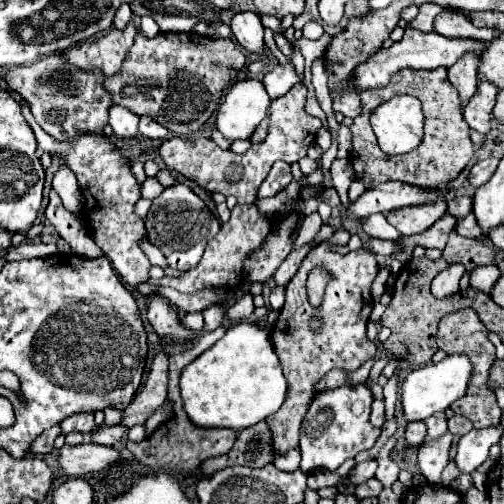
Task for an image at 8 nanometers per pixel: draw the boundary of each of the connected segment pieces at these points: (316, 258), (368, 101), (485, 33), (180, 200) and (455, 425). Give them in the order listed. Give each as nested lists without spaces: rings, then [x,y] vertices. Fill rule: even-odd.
[[[337,230],[333,234],[333,238],[315,246],[305,256],[297,274],[291,278],[291,282],[285,288],[285,292],[287,292],[285,306],[281,308],[279,320],[271,330],[273,350],[281,360],[283,374],[289,384],[285,402],[273,416],[267,418],[275,456],[283,456],[287,450],[293,450],[299,446],[301,422],[303,422],[313,398],[317,396],[317,390],[315,390],[317,384],[329,370],[337,368],[343,372],[355,372],[355,370],[359,370],[359,366],[363,362],[375,358],[377,348],[367,338],[365,328],[367,328],[367,320],[369,320],[369,314],[373,308],[371,282],[379,270],[379,264],[377,264],[375,254],[367,248],[359,248],[359,250],[353,250],[347,254],[339,254],[339,252],[331,250],[333,246],[345,246],[347,240],[349,240],[349,232]],[[315,266],[325,266],[333,274],[333,280],[325,288],[325,302],[321,302],[321,306],[309,304],[309,296],[307,296],[307,288],[305,288],[307,274]],[[313,316],[319,316],[325,322],[323,330],[319,334],[311,332],[311,328],[309,328],[309,320]]]
[[[405,68],[405,72],[397,72],[397,76],[393,76],[393,80],[385,88],[361,92],[361,116],[353,120],[351,132],[353,132],[351,162],[355,168],[355,178],[365,186],[377,186],[383,182],[401,180],[417,186],[427,186],[427,188],[429,186],[445,188],[447,182],[453,180],[467,166],[467,162],[473,158],[475,152],[473,142],[469,140],[469,126],[465,124],[459,108],[457,92],[449,84],[445,68],[435,68],[425,72],[415,72]],[[397,94],[411,94],[421,100],[423,114],[425,114],[425,136],[413,152],[391,156],[379,148],[369,118],[379,104],[387,102]]]
[[[453,12],[439,14],[433,22],[433,30],[439,32],[441,36],[447,36],[447,38],[473,38],[473,40],[481,40],[485,44],[499,36],[497,30],[493,30],[493,28],[475,28],[467,16],[453,14]]]
[[[185,184],[167,186],[161,196],[157,196],[145,216],[147,240],[161,248],[167,258],[167,266],[177,272],[191,270],[203,256],[203,250],[209,240],[213,240],[219,232],[219,220],[207,208],[207,204]]]
[[[453,416],[448,420],[448,430],[453,435],[465,435],[471,431],[473,424],[469,420],[465,420],[463,416]]]

